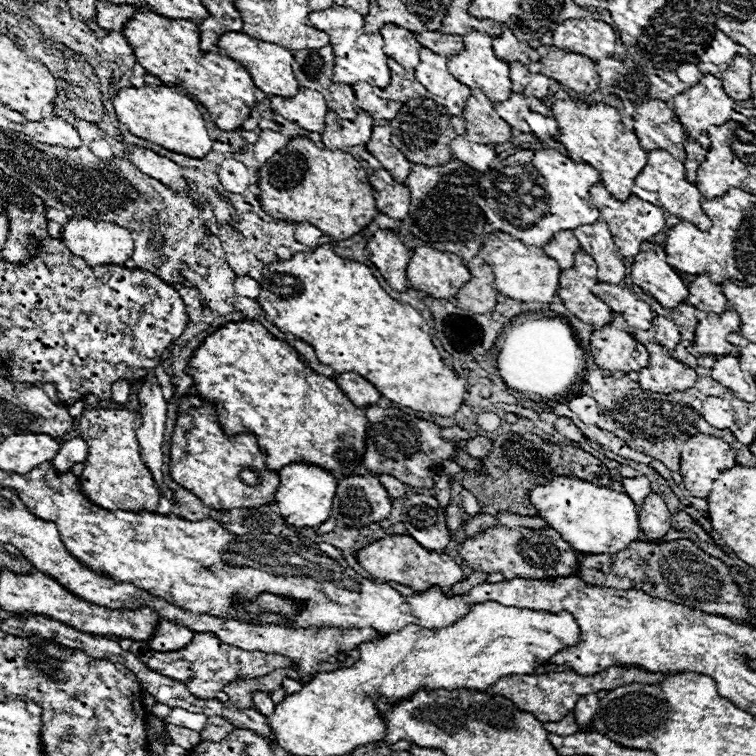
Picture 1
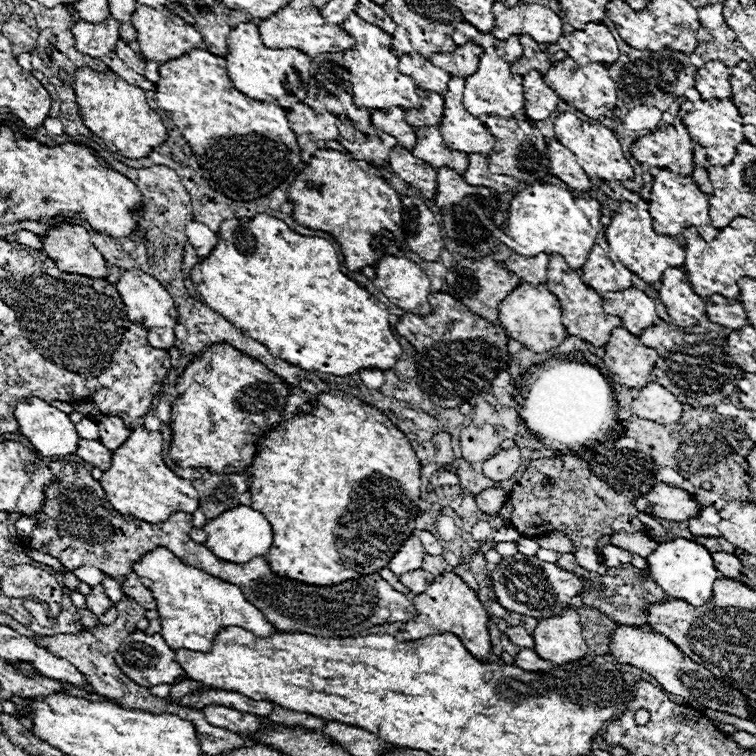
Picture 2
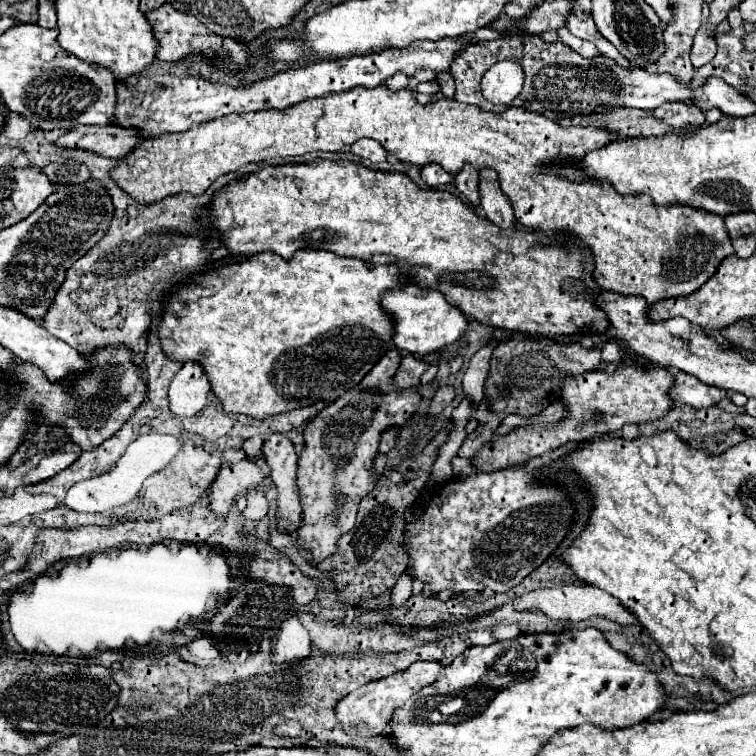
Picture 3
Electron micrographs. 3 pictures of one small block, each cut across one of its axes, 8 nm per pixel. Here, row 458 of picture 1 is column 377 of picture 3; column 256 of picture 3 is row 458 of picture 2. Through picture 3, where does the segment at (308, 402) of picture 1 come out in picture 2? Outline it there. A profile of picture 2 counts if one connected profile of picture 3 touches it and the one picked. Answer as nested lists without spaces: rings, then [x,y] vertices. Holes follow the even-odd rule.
[[[322,392],[316,398],[316,402],[312,402],[310,412],[298,412],[294,418],[280,422],[278,426],[274,426],[270,432],[266,432],[256,442],[256,456],[250,466],[250,496],[252,496],[252,508],[258,510],[260,514],[264,514],[266,520],[274,528],[274,542],[266,556],[266,560],[274,572],[278,576],[286,576],[286,578],[292,578],[292,580],[298,580],[304,584],[318,584],[318,586],[338,584],[342,580],[358,578],[366,572],[378,572],[380,568],[384,568],[390,562],[390,558],[394,556],[394,552],[398,552],[398,548],[402,546],[406,536],[410,536],[410,532],[416,530],[416,518],[420,516],[420,510],[418,510],[420,460],[418,460],[412,444],[408,442],[408,438],[390,422],[390,418],[382,410],[360,402],[358,398],[354,398],[348,392]]]

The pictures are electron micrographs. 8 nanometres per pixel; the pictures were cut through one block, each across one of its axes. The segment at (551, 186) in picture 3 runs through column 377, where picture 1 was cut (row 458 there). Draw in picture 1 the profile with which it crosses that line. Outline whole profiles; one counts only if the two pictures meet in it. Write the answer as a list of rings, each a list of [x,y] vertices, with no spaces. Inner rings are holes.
[[[86,410],[78,420],[80,438],[88,444],[88,458],[84,470],[80,474],[82,494],[92,504],[98,504],[106,510],[148,510],[154,512],[160,502],[158,486],[150,474],[150,470],[140,460],[140,446],[136,440],[136,430],[142,426],[140,412],[134,410]]]

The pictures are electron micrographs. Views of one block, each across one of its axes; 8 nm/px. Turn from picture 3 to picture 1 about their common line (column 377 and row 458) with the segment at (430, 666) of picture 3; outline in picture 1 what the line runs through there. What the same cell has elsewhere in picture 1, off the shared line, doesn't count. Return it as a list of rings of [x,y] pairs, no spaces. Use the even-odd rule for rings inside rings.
[[[694,434],[682,446],[680,472],[686,490],[696,498],[708,498],[714,480],[730,466],[736,466],[732,446],[714,436]]]

